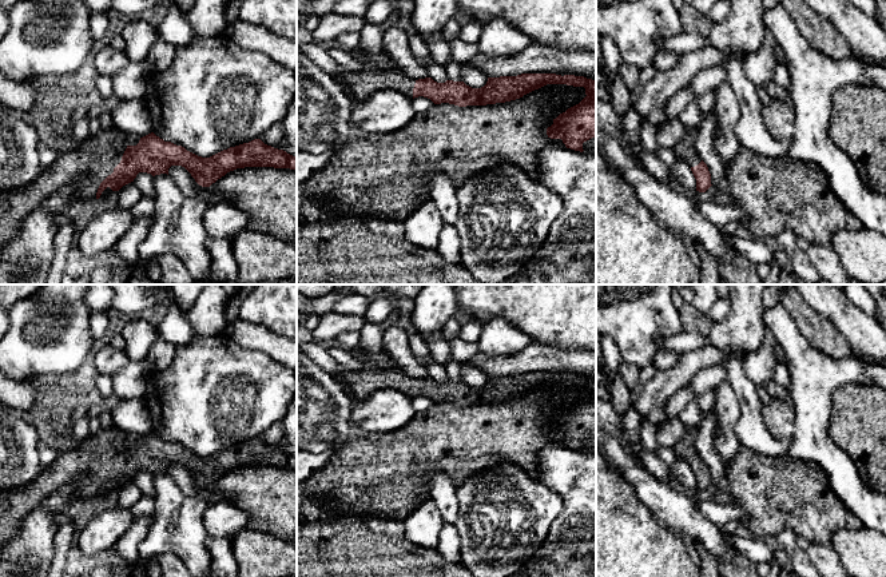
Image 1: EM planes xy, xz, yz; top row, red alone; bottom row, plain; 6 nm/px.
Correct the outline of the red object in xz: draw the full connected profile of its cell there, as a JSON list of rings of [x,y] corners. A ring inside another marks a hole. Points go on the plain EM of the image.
[[[358,350],[354,353],[361,358],[362,367],[359,370],[342,367],[341,383],[347,385],[351,389],[351,393],[361,401],[366,399],[374,390],[394,389],[408,394],[410,398],[418,395],[428,397],[434,403],[449,402],[458,406],[486,405],[520,398],[547,383],[567,383],[573,386],[584,386],[587,395],[579,403],[568,407],[565,411],[553,418],[553,423],[547,427],[548,437],[561,438],[567,447],[583,451],[583,442],[596,435],[596,381],[592,378],[575,374],[561,375],[556,373],[521,373],[517,375],[488,377],[484,386],[472,387],[464,381],[446,379],[445,382],[437,382],[432,377],[416,379],[406,375],[384,353],[374,358],[367,358]]]

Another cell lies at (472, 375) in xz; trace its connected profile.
[[[468,362],[461,363],[462,381],[472,387],[481,387],[486,383],[488,377],[477,367]]]

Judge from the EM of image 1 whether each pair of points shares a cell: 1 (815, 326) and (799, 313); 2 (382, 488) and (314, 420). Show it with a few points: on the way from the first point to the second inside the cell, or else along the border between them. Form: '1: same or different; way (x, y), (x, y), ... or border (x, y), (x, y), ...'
1: same; way (811, 323), (803, 315)
2: different; border (350, 438), (336, 449)

